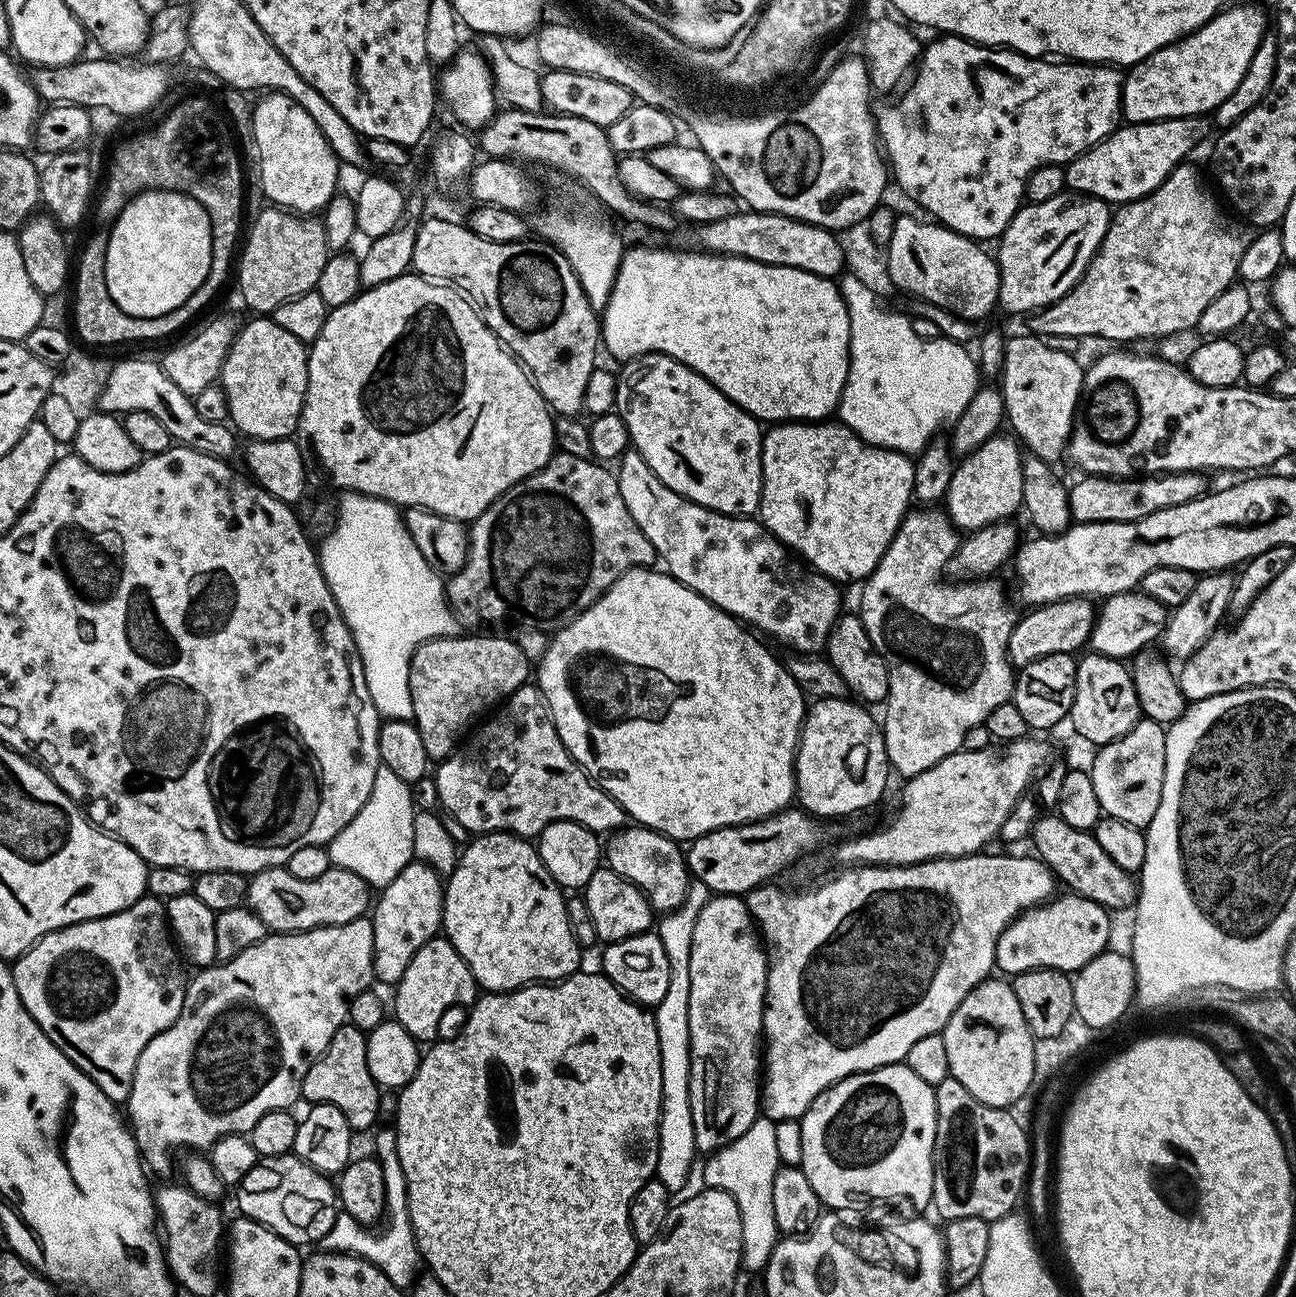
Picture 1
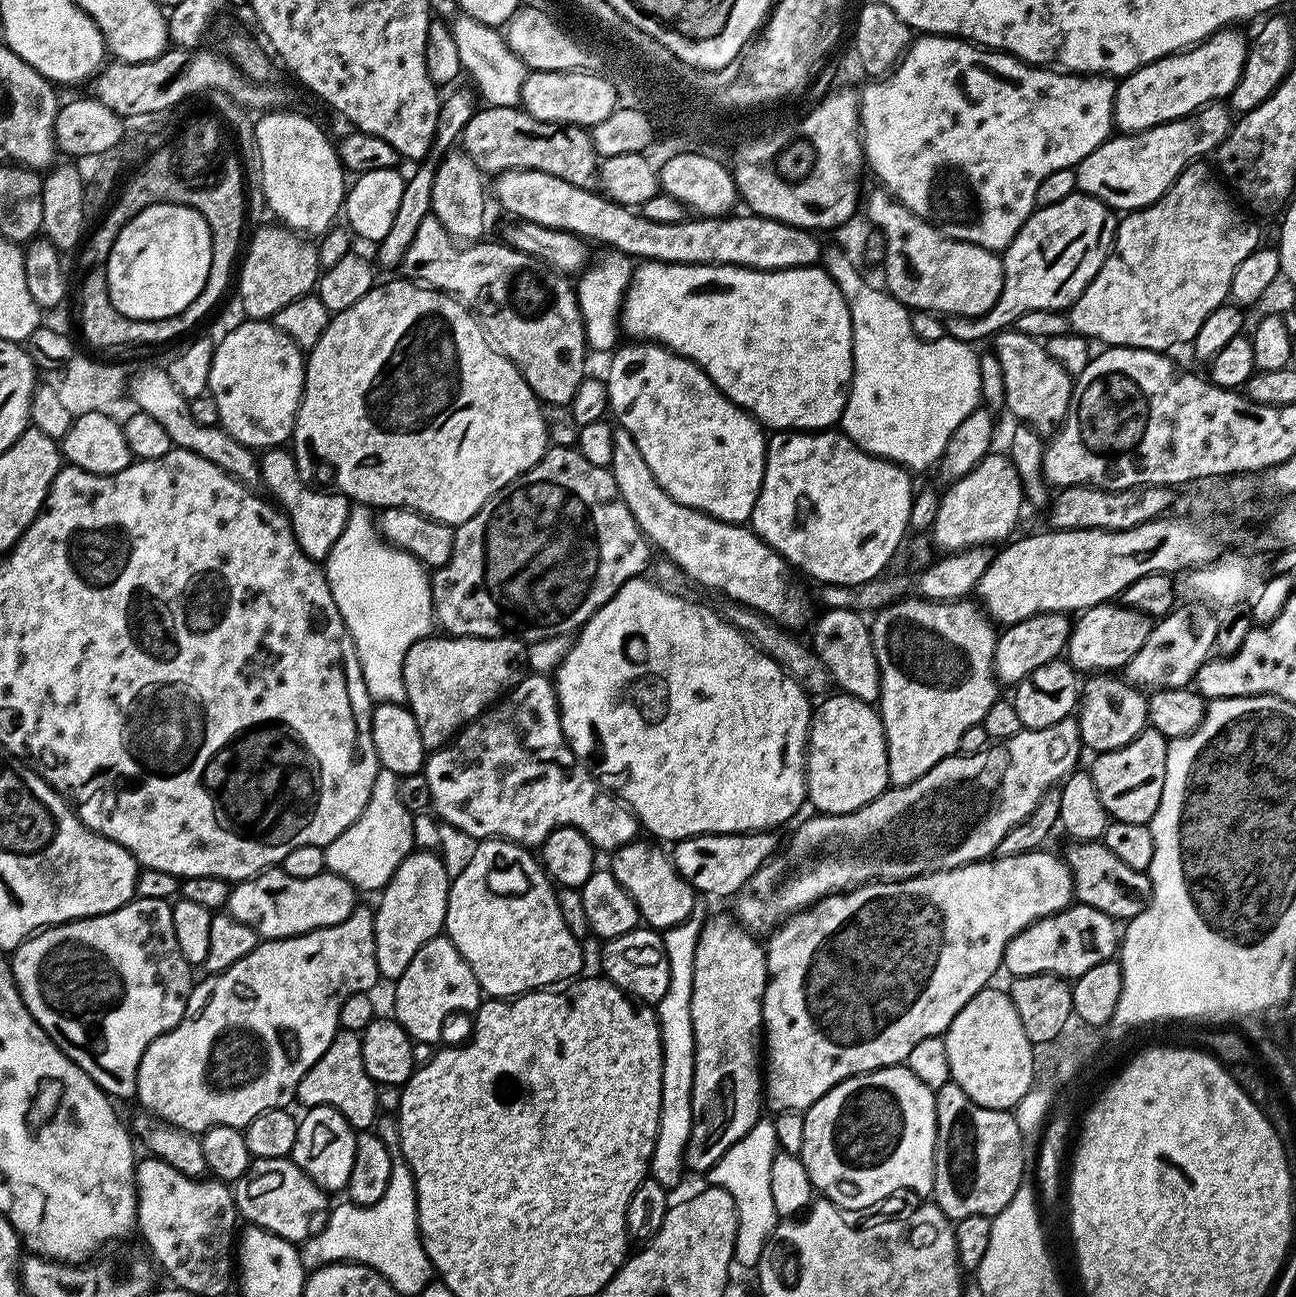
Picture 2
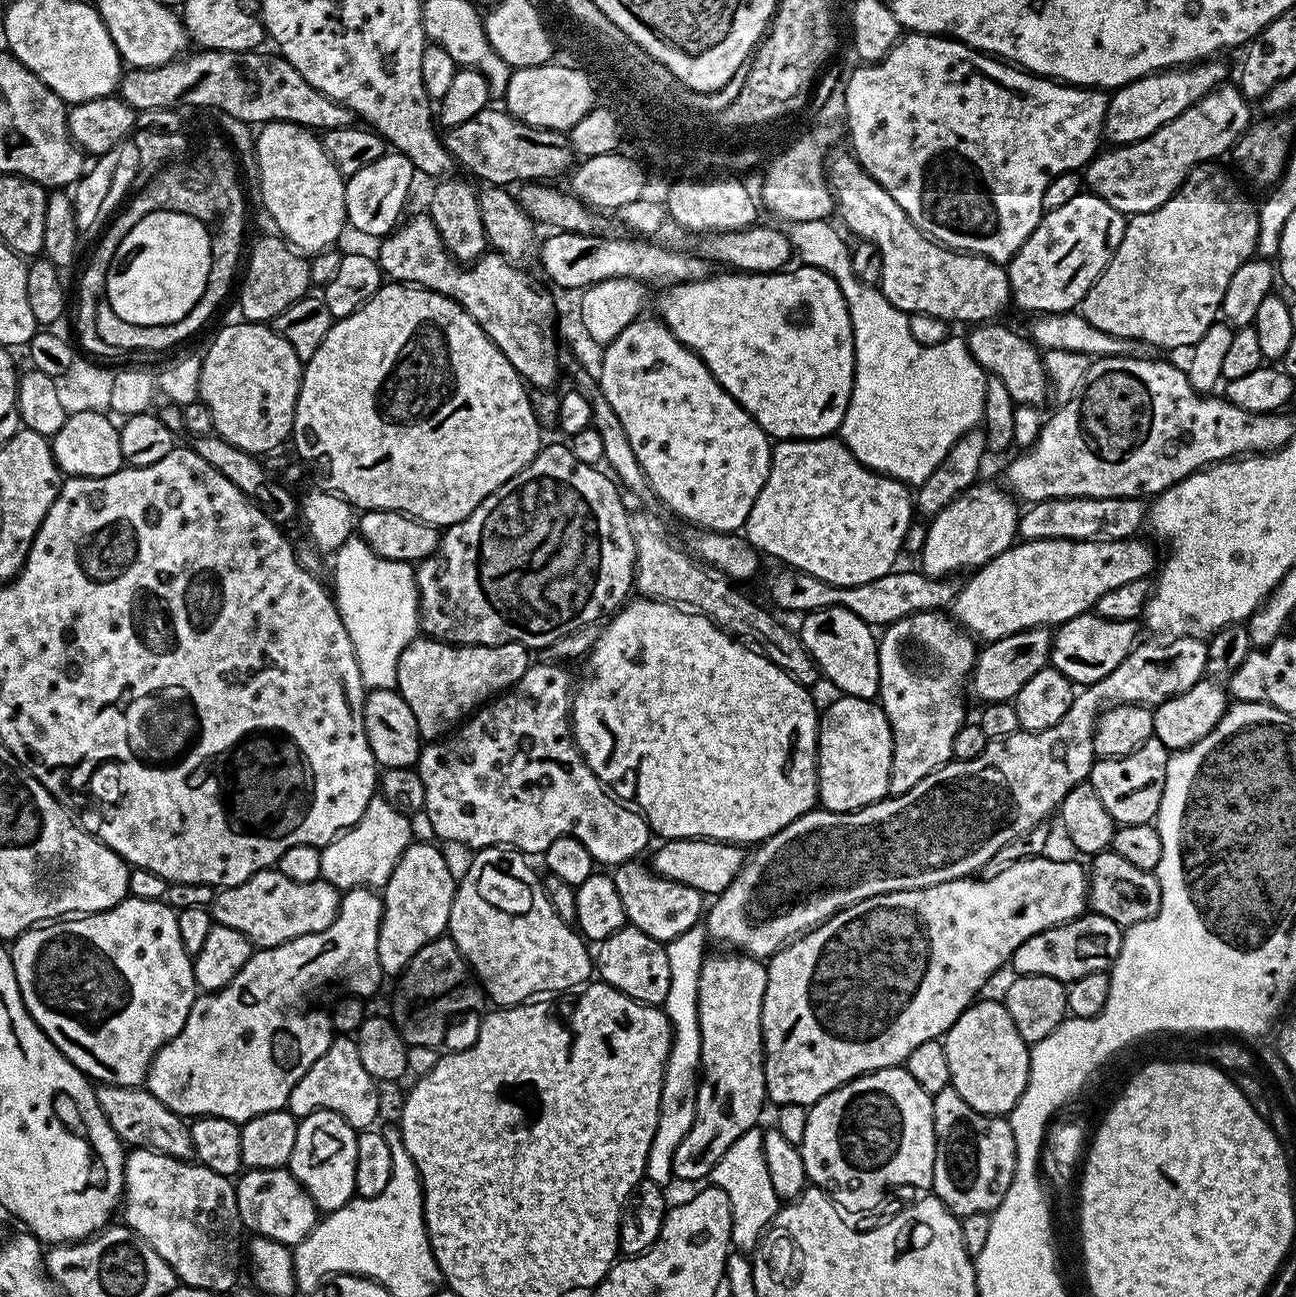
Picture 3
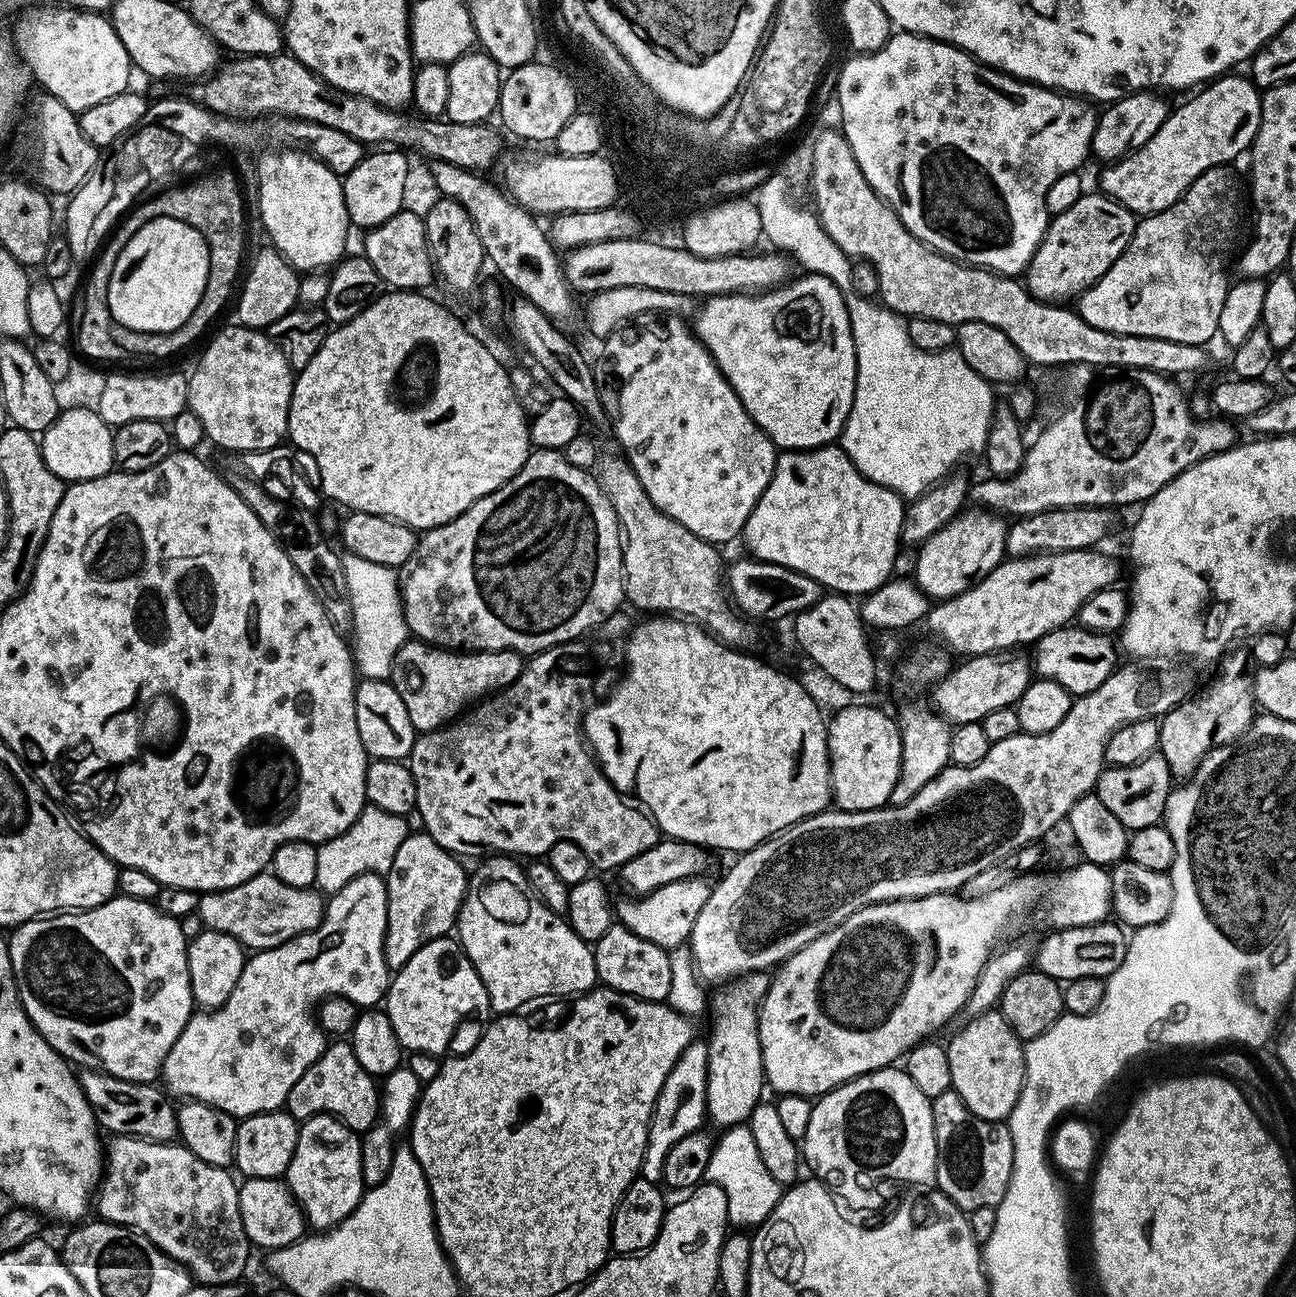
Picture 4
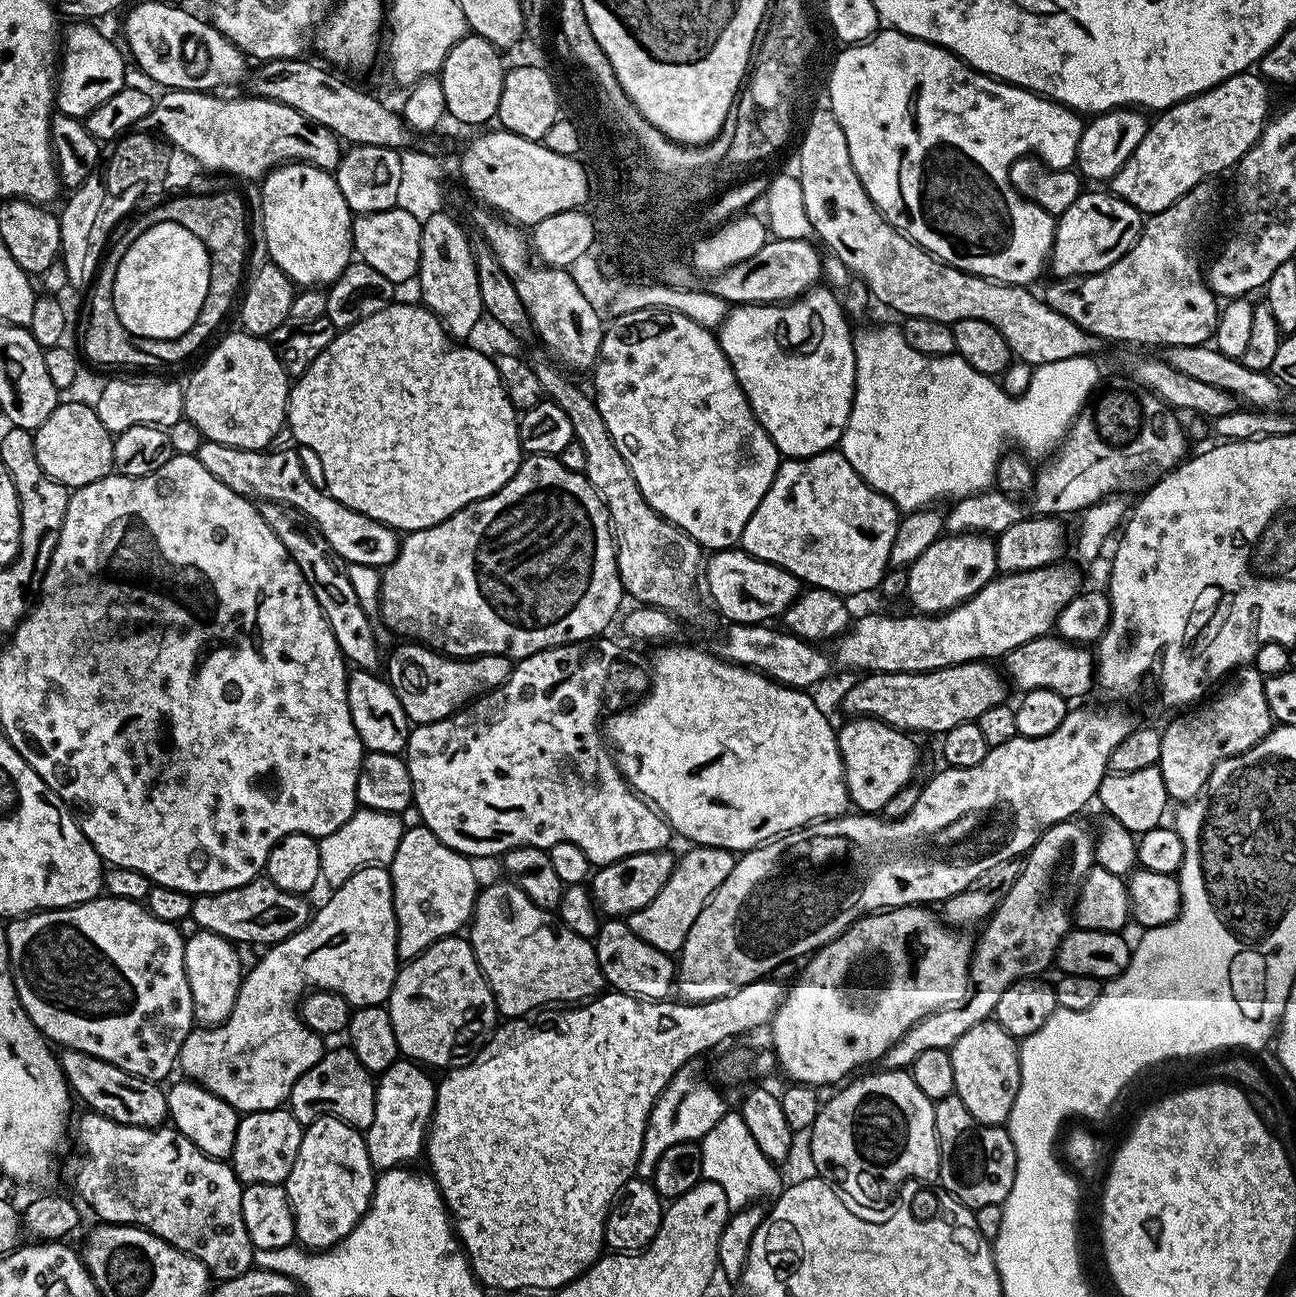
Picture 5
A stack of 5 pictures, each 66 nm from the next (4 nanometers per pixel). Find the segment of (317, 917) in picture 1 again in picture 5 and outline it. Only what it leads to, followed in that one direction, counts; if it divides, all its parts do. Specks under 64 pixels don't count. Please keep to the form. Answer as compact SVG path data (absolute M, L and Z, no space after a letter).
M267 878L251 880L246 886L238 886L234 890L222 890L221 892L206 892L197 895L192 901L192 917L200 930L222 934L222 938L233 942L244 944L264 944L271 946L290 938L293 934L303 928L310 919L310 908L303 895L287 892Z

